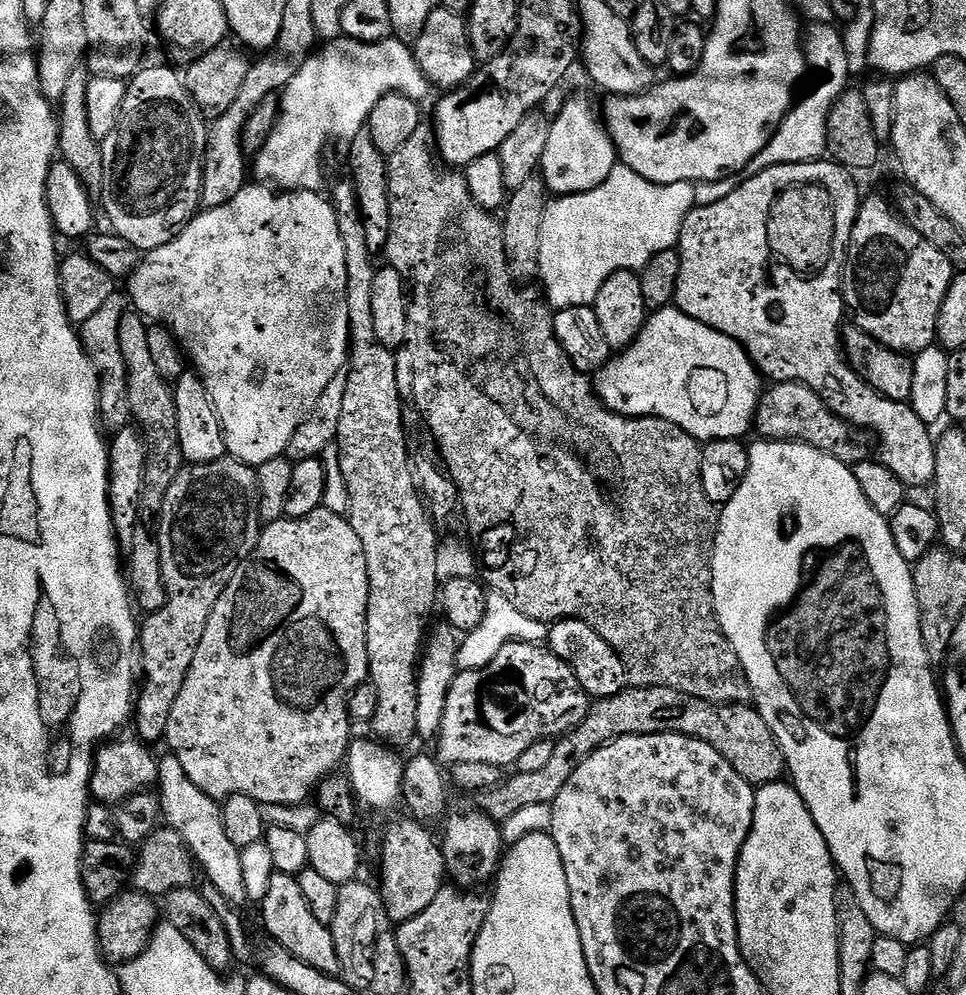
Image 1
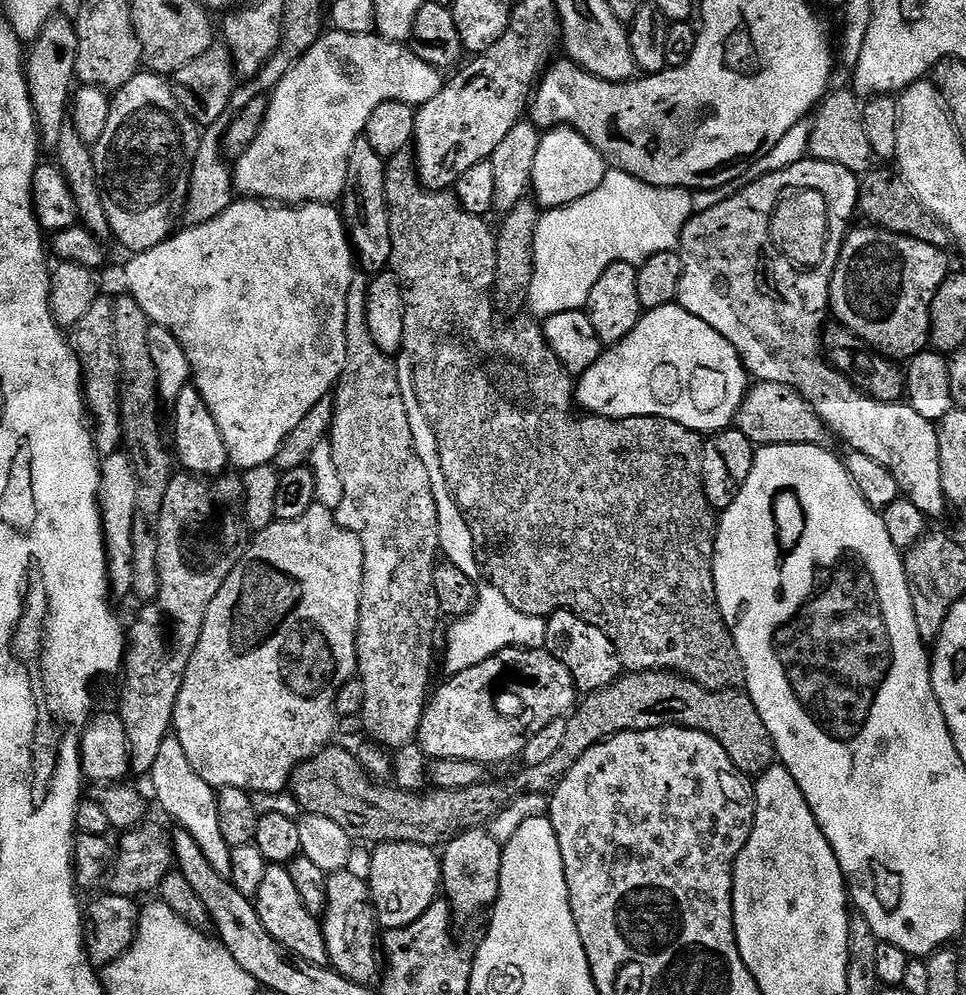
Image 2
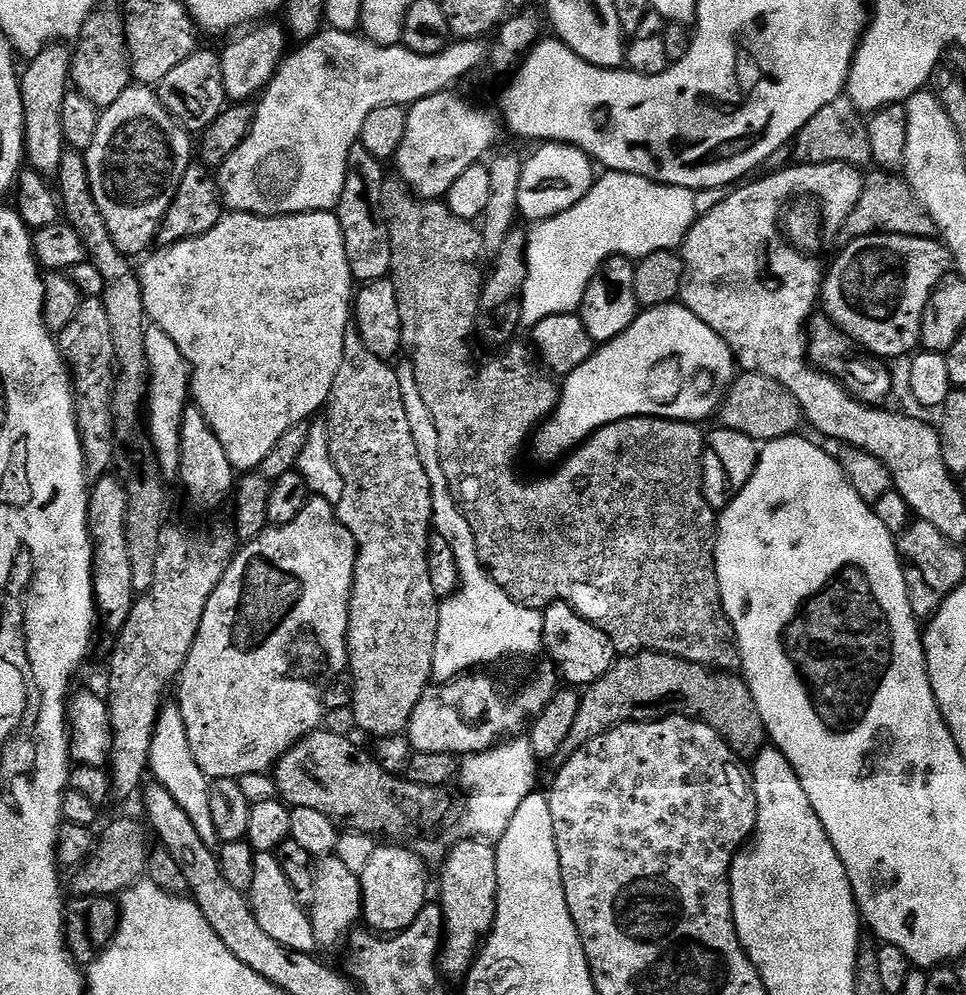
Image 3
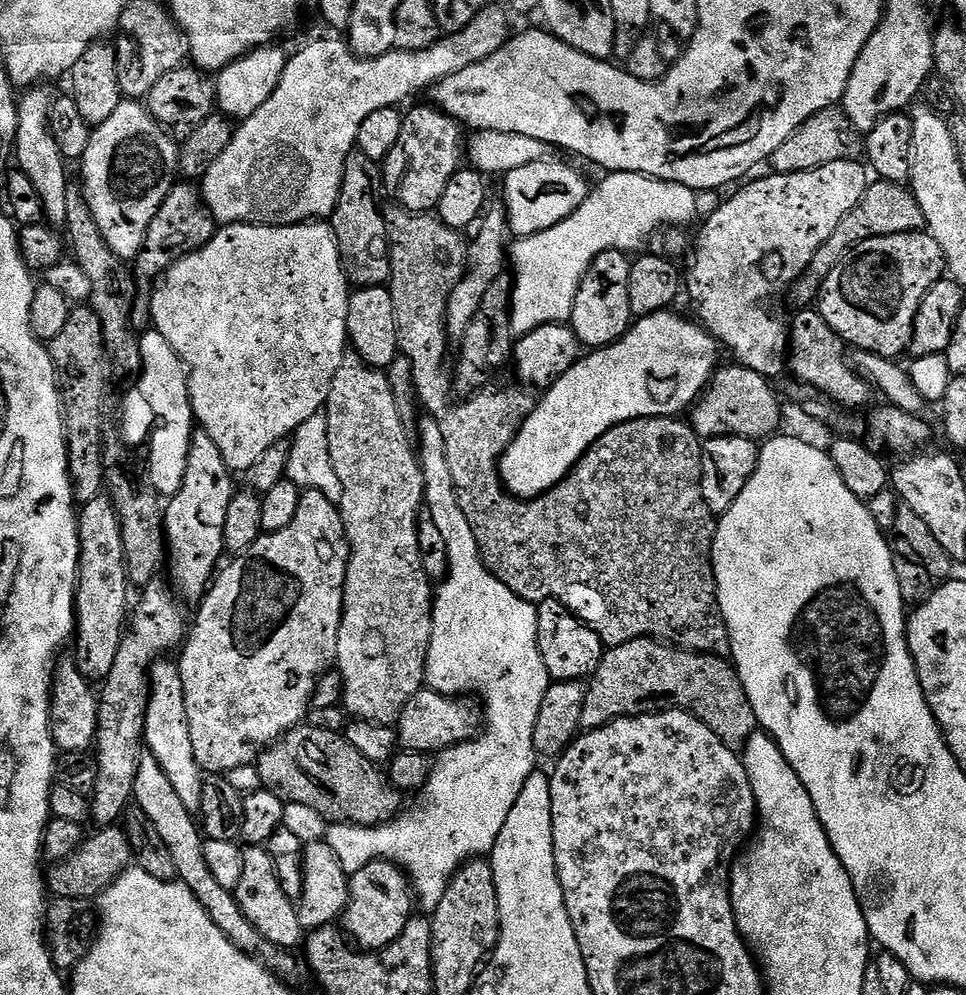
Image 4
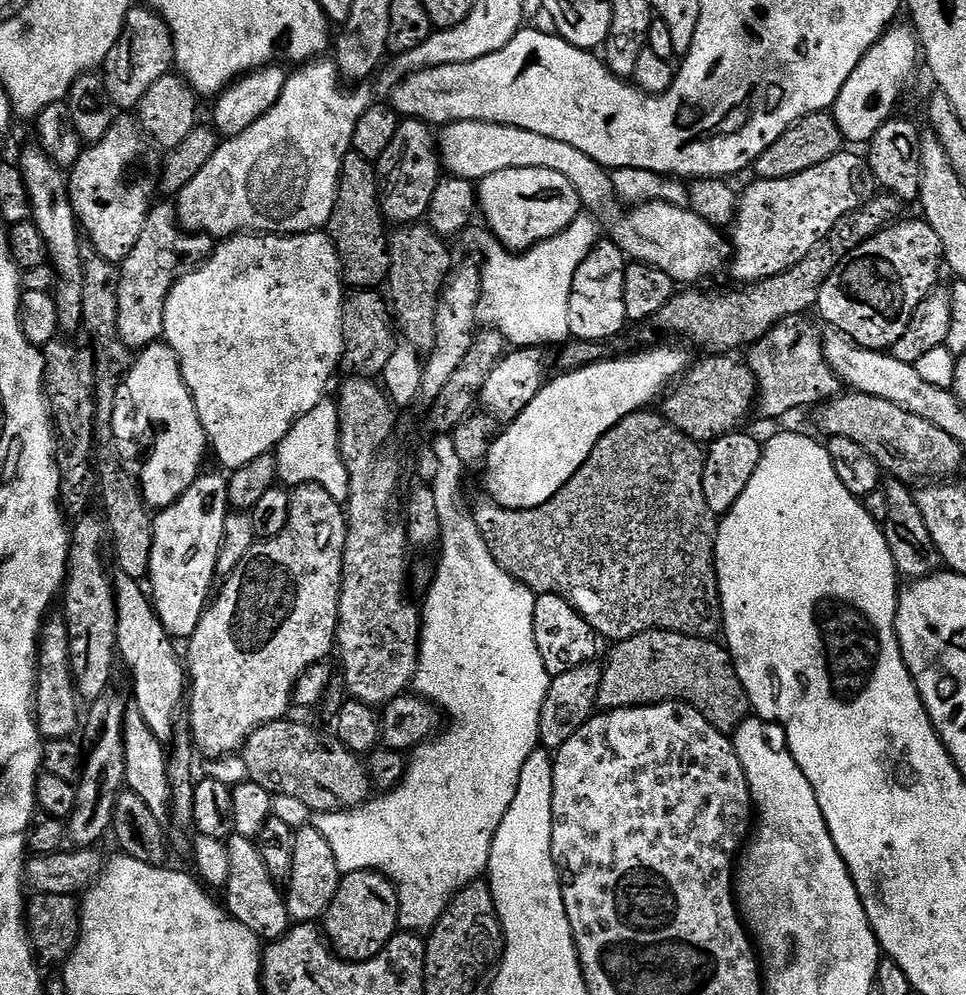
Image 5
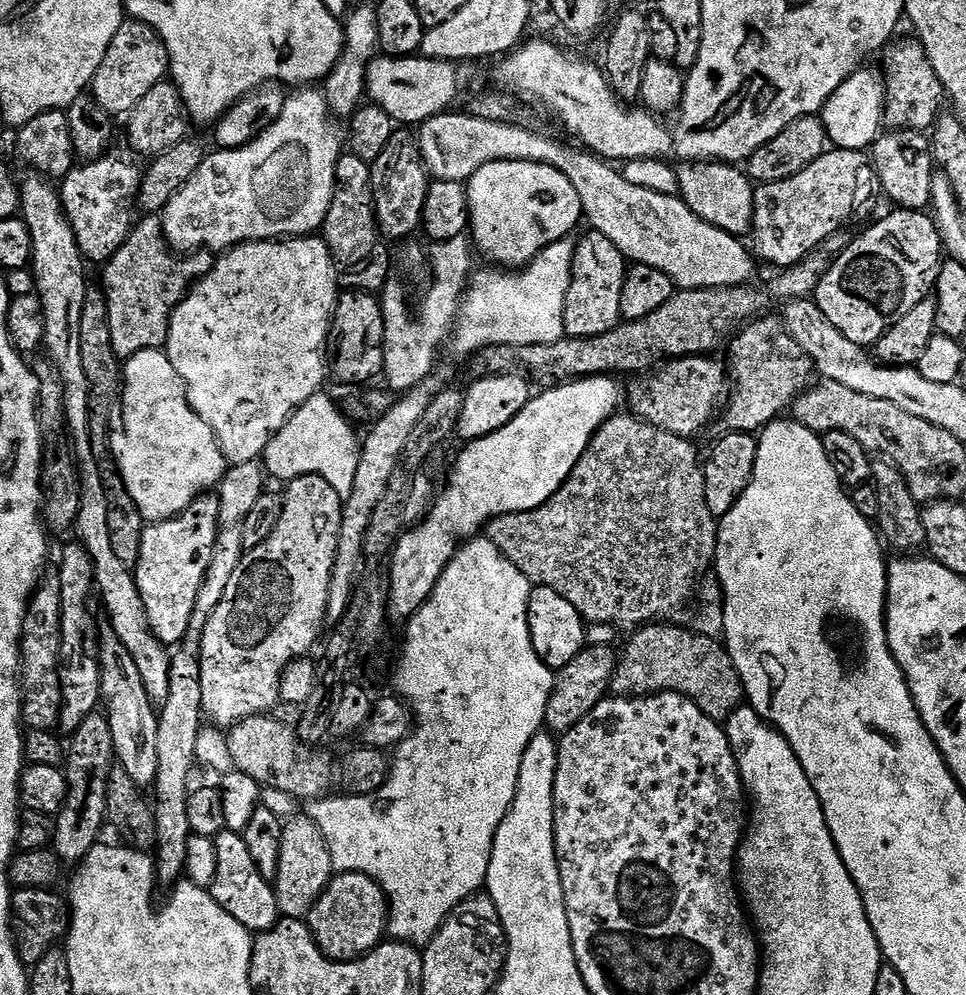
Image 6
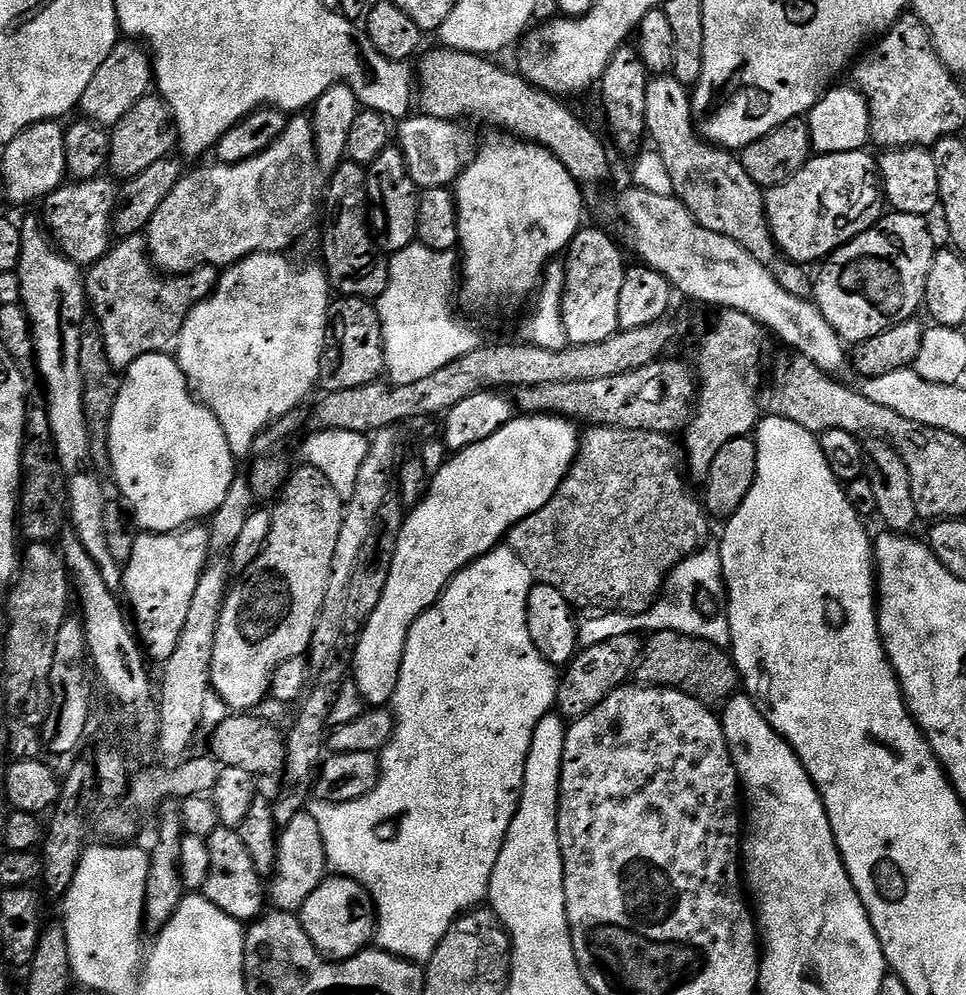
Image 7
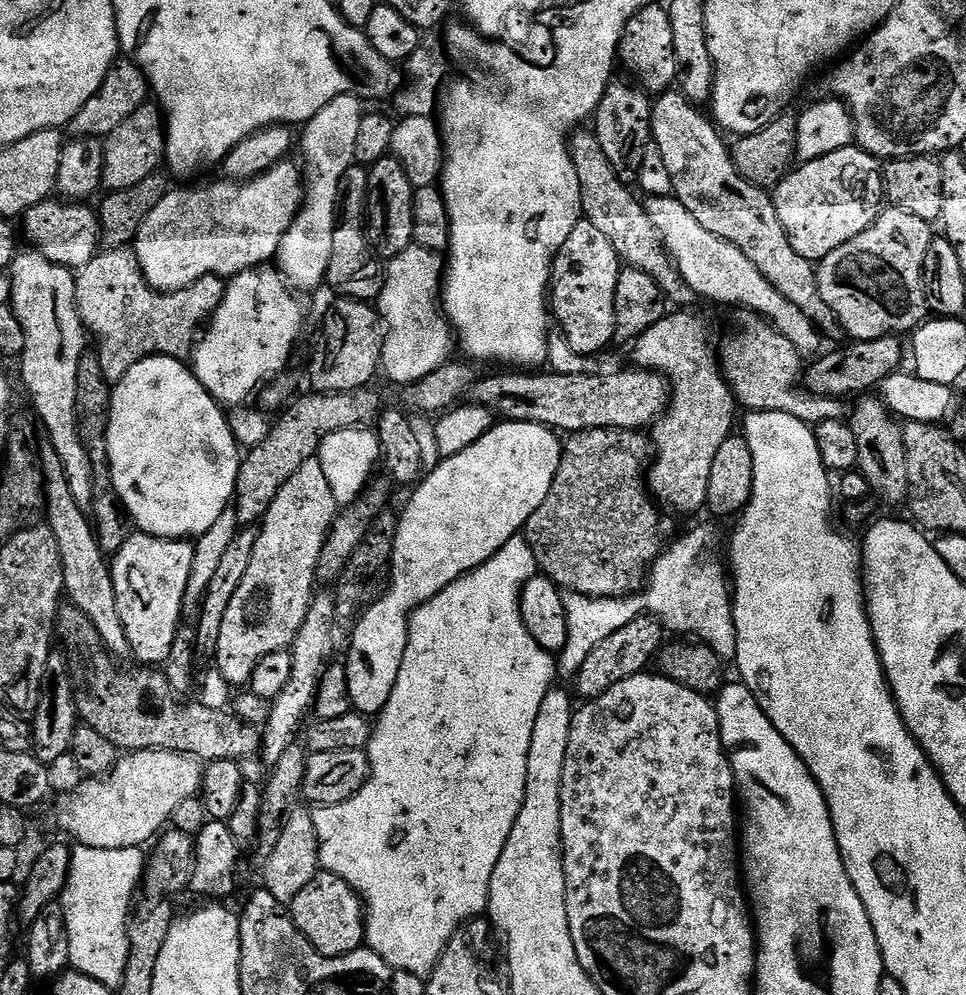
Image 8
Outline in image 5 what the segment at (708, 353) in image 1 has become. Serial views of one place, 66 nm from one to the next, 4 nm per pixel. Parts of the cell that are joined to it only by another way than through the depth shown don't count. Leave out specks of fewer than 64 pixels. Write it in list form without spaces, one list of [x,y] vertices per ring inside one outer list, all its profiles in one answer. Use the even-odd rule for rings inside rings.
[[[648,348],[645,352],[636,352],[633,356],[613,355],[606,360],[600,360],[597,364],[591,364],[585,368],[579,368],[567,374],[557,375],[557,380],[549,379],[539,394],[514,418],[511,424],[503,429],[504,433],[497,435],[488,446],[488,455],[482,461],[484,468],[484,488],[489,492],[491,499],[498,506],[510,510],[522,510],[523,508],[537,508],[566,482],[590,458],[594,446],[607,434],[622,418],[630,414],[647,409],[661,399],[687,373],[690,367],[690,359],[680,348]]]

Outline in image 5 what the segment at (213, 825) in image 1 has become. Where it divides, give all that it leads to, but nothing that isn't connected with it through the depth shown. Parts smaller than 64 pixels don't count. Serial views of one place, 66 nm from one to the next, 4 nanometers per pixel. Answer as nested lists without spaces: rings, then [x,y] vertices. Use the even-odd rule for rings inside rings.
[[[117,571],[112,577],[116,595],[116,651],[122,664],[132,671],[134,706],[142,714],[142,722],[150,726],[154,738],[161,742],[173,739],[176,707],[186,700],[186,664],[176,653],[177,645],[162,626],[145,585]]]

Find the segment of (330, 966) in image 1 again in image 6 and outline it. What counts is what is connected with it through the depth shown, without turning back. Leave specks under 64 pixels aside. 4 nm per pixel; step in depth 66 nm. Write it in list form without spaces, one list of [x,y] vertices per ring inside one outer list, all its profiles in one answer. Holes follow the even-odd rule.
[[[225,830],[214,839],[218,850],[218,874],[210,889],[214,902],[218,902],[218,906],[230,914],[230,918],[238,918],[238,922],[242,922],[249,932],[259,934],[270,930],[281,919],[276,890],[270,881],[258,874],[258,866],[254,866],[254,858],[250,858],[243,835]]]

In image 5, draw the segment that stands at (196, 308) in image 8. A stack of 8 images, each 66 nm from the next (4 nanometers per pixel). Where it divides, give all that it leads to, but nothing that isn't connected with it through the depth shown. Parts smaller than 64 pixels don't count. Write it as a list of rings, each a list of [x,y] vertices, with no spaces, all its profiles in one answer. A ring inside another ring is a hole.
[[[164,202],[168,204],[153,203],[148,210],[148,217],[146,218],[146,226],[142,230],[142,234],[138,238],[138,242],[134,242],[134,250],[130,250],[130,254],[126,254],[124,261],[118,265],[118,279],[116,282],[116,294],[118,296],[118,334],[122,338],[122,342],[127,348],[139,350],[142,348],[149,348],[151,344],[157,343],[164,334],[164,310],[166,308],[166,298],[170,294],[170,290],[178,283],[186,274],[190,274],[195,268],[201,268],[203,264],[210,259],[216,252],[217,241],[213,237],[207,236],[204,232],[191,233],[185,232],[180,227],[180,219],[176,217],[176,205],[172,202]]]

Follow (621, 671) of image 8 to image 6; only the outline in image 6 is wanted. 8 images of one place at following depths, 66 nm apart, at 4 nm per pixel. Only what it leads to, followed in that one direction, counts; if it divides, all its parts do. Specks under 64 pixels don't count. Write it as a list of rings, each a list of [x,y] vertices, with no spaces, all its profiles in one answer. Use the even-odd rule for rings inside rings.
[[[604,642],[597,645],[597,648],[584,647],[578,658],[570,662],[570,666],[555,673],[556,685],[550,694],[544,719],[547,731],[553,734],[569,732],[578,722],[582,722],[582,718],[590,714],[590,710],[594,710],[594,706],[598,706],[598,702],[602,702],[609,695],[612,675],[615,674],[618,663],[618,652],[617,649],[608,648],[612,646]]]

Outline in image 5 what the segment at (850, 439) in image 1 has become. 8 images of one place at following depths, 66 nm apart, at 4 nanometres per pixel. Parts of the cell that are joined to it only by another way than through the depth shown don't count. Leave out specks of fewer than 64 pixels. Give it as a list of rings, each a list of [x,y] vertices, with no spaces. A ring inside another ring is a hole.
[[[705,355],[701,364],[693,363],[686,375],[663,397],[662,415],[679,432],[686,434],[701,446],[726,434],[737,431],[740,424],[757,403],[756,379],[747,363],[736,361],[735,355]]]

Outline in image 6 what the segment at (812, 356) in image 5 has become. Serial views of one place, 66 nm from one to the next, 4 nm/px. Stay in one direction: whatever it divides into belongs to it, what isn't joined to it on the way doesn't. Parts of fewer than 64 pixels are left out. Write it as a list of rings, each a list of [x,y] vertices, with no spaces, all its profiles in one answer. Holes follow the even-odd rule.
[[[767,316],[745,324],[727,345],[726,371],[734,381],[734,391],[727,405],[728,432],[759,433],[773,420],[783,417],[813,383],[812,360],[777,317],[775,320]]]

